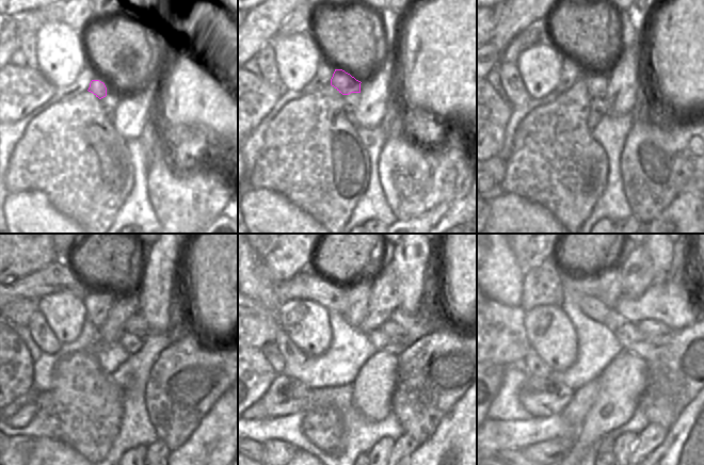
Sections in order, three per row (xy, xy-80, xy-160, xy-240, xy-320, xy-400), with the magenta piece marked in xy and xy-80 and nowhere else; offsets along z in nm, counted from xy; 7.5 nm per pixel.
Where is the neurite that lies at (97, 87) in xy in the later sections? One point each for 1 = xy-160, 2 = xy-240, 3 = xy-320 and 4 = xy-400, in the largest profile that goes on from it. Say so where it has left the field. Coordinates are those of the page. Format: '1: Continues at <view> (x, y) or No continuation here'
1: Continues at xy-160 (596, 82)
2: Continues at xy-240 (136, 324)
3: Continues at xy-320 (387, 326)
4: Continues at xy-400 (657, 333)

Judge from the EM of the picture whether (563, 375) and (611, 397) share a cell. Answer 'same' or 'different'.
different

